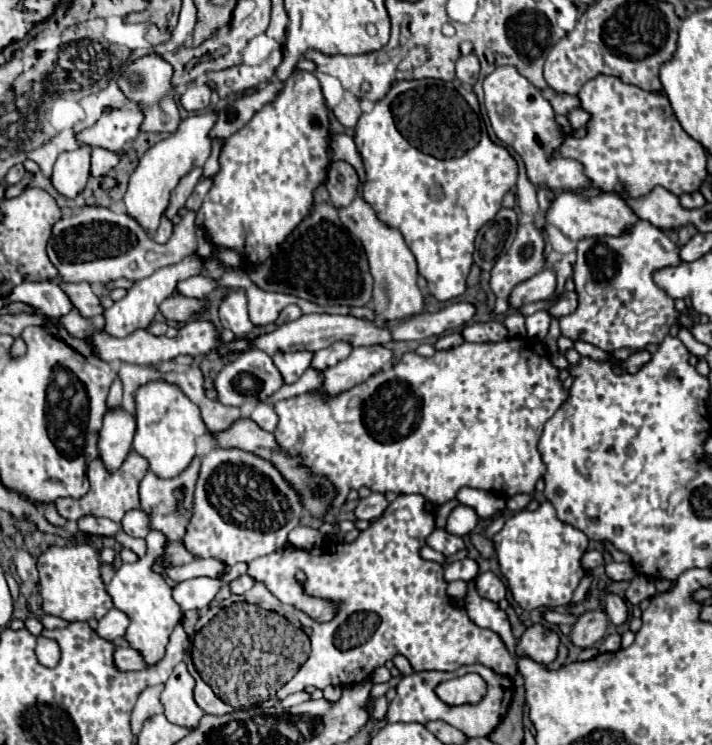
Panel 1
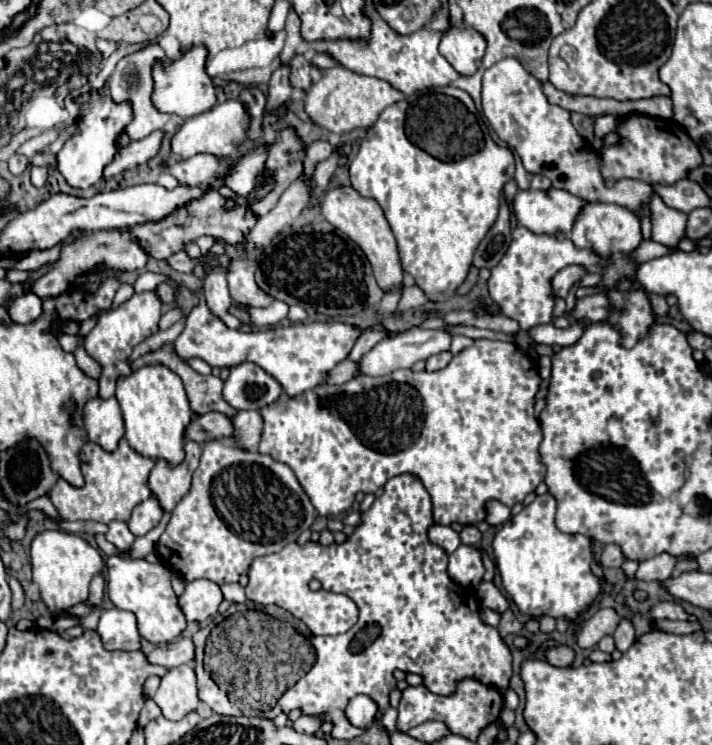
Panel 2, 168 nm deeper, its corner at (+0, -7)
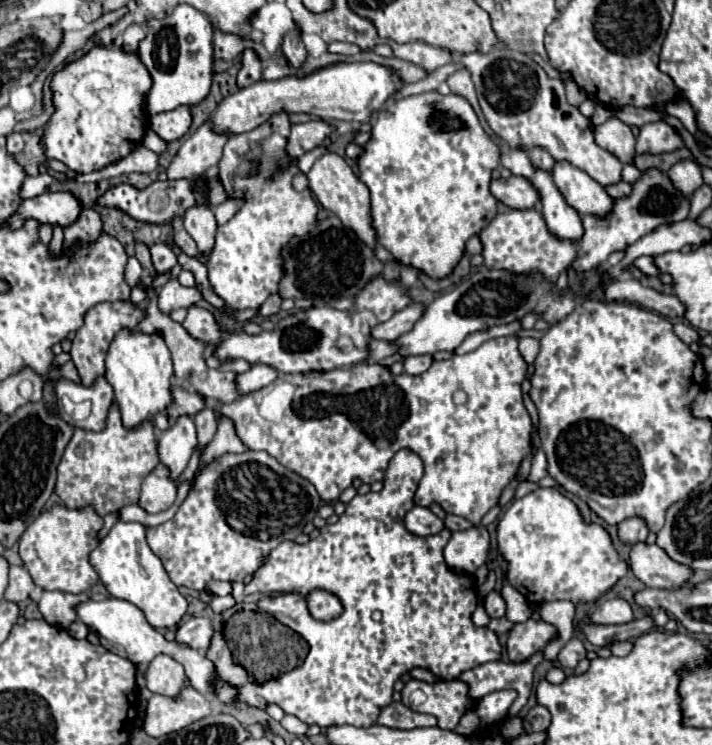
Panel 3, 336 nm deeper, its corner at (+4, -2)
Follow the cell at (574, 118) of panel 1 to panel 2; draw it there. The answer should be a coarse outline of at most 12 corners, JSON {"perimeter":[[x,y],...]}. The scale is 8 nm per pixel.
{"perimeter":[[611,114],[595,118],[595,136],[617,130],[619,118]]}

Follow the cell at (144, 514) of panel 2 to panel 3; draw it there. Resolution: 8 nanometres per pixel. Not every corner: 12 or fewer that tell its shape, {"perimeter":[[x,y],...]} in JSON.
{"perimeter":[[159,463],[143,481],[139,507],[169,509],[179,483]]}

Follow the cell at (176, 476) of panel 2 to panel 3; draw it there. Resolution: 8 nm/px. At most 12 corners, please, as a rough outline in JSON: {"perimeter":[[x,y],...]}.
{"perimeter":[[193,417],[161,431],[157,451],[173,479],[185,471],[195,445]]}

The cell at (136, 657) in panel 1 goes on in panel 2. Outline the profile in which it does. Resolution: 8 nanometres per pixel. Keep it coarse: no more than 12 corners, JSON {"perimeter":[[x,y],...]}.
{"perimeter":[[177,638],[147,654],[149,664],[179,666],[191,662],[191,638]]}

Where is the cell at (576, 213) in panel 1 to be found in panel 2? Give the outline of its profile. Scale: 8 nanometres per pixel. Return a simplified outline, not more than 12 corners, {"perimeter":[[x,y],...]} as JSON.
{"perimeter":[[565,190],[519,192],[513,212],[535,234],[567,234],[585,202]]}

